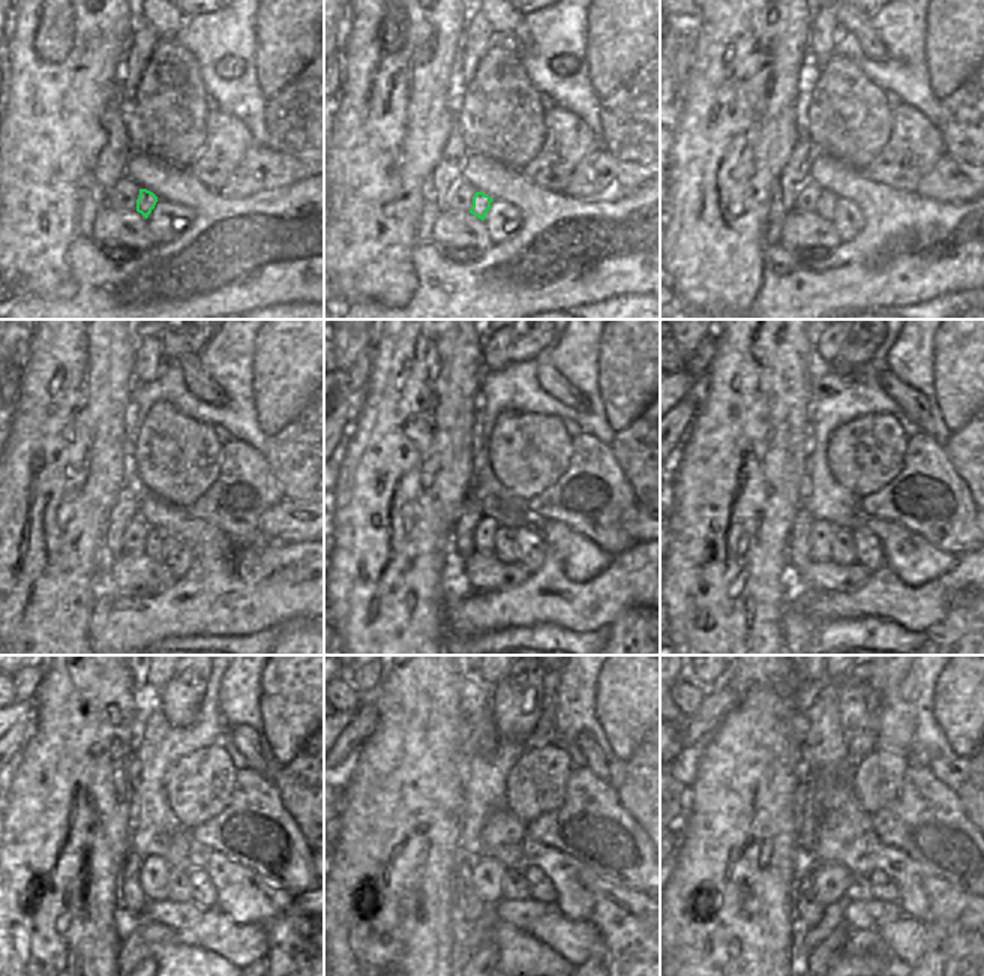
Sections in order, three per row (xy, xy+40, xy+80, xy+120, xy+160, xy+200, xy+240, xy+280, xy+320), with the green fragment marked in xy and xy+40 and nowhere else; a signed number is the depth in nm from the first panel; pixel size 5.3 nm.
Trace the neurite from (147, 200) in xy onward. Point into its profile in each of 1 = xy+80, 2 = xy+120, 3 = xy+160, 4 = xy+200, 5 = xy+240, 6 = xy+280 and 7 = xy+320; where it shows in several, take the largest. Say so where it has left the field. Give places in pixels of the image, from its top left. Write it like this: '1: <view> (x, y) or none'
1: xy+80 (824, 207)
2: xy+120 (155, 538)
3: xy+160 (506, 549)
4: xy+200 (843, 549)
5: xy+240 (179, 889)
6: xy+280 (515, 886)
7: xy+320 (858, 891)

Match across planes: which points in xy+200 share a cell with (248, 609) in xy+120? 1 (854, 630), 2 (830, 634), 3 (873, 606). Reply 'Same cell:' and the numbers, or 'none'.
Same cell: 3

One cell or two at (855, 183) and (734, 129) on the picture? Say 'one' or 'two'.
two

